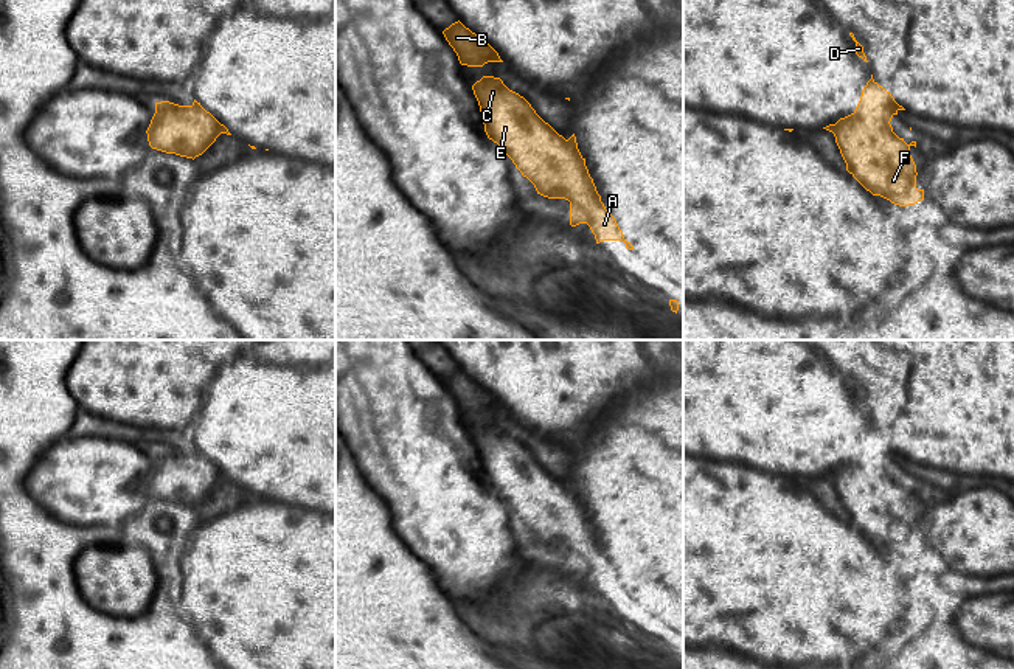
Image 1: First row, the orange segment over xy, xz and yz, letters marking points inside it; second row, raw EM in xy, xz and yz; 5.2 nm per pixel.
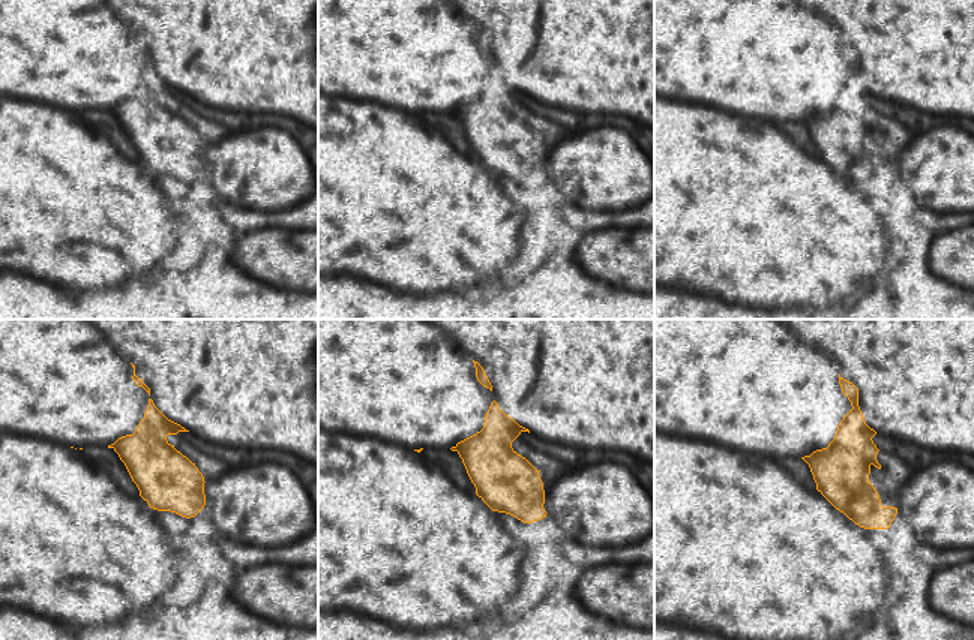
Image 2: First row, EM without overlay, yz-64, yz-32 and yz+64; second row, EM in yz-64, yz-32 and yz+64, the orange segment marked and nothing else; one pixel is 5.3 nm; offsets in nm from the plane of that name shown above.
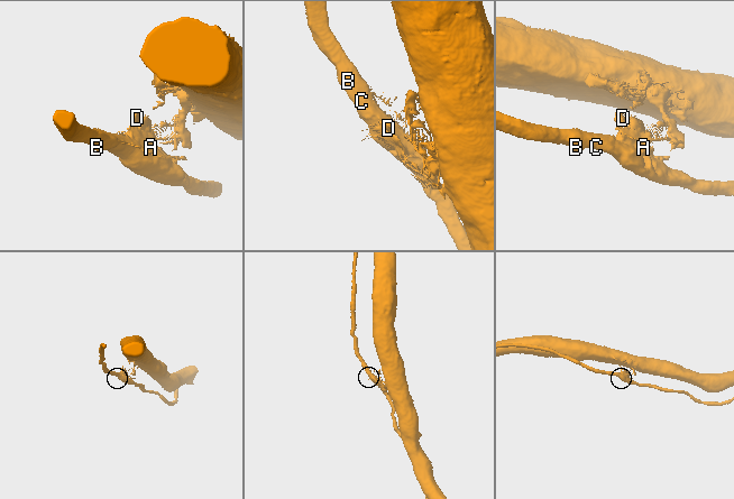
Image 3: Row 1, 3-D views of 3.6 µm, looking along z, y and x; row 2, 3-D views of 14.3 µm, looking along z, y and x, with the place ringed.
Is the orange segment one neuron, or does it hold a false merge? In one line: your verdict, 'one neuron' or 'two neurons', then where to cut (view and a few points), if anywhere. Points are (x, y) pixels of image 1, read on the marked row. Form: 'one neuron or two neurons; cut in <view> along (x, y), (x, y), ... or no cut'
two neurons; cut in yz along (848, 115), (892, 131)

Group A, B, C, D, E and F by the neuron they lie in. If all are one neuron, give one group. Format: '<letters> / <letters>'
A D / B C E F

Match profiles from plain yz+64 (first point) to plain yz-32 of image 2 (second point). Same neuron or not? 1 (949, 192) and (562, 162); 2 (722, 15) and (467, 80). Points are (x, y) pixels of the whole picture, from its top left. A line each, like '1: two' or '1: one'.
1: one
2: one

